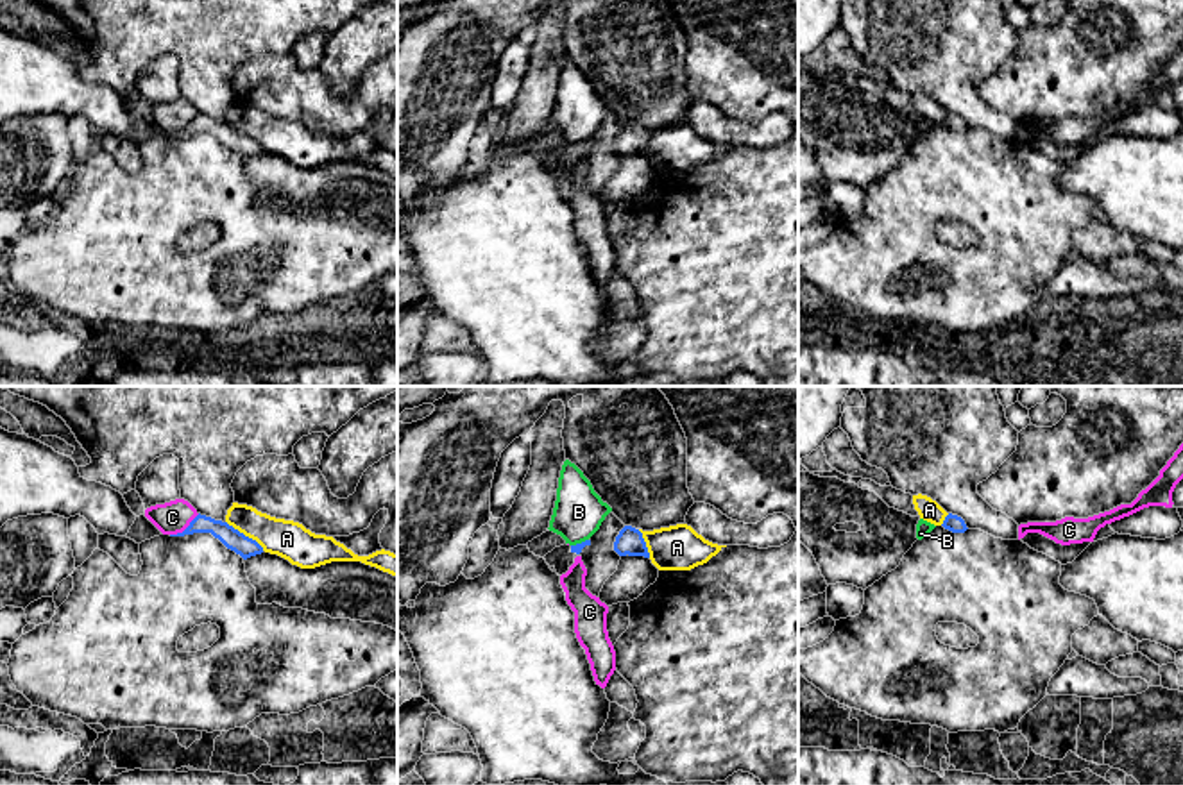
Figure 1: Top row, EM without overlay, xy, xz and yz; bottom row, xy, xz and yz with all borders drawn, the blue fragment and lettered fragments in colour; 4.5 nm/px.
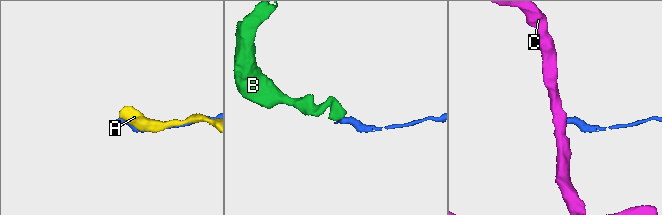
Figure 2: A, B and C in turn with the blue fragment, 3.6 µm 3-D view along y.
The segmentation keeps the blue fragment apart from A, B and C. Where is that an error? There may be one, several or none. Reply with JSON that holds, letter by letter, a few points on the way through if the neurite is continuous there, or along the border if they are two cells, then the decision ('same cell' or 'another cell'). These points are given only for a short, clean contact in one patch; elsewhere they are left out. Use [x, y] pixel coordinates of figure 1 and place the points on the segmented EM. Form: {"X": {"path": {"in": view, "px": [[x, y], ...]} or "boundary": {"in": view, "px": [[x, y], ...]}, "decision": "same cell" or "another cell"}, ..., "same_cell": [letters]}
{"A": {"decision": "another cell"}, "B": {"boundary": {"in": "xz", "px": [[587, 539], [571, 546]]}, "decision": "another cell"}, "C": {"boundary": {"in": "xy", "px": [[199, 514], [181, 531], [170, 535]]}, "decision": "another cell"}, "same_cell": []}

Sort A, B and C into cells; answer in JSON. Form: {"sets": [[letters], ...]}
{"sets": [["A"], ["B"], ["C"]]}

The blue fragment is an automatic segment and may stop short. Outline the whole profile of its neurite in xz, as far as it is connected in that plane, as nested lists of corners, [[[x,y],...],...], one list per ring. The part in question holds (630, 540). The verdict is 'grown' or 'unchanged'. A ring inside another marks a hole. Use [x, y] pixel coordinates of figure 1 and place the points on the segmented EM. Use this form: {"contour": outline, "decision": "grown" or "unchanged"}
{"contour": [[[625,526],[614,542],[614,551],[619,556],[644,556],[650,558],[646,542],[643,538],[643,533],[632,526]]], "decision": "unchanged"}

